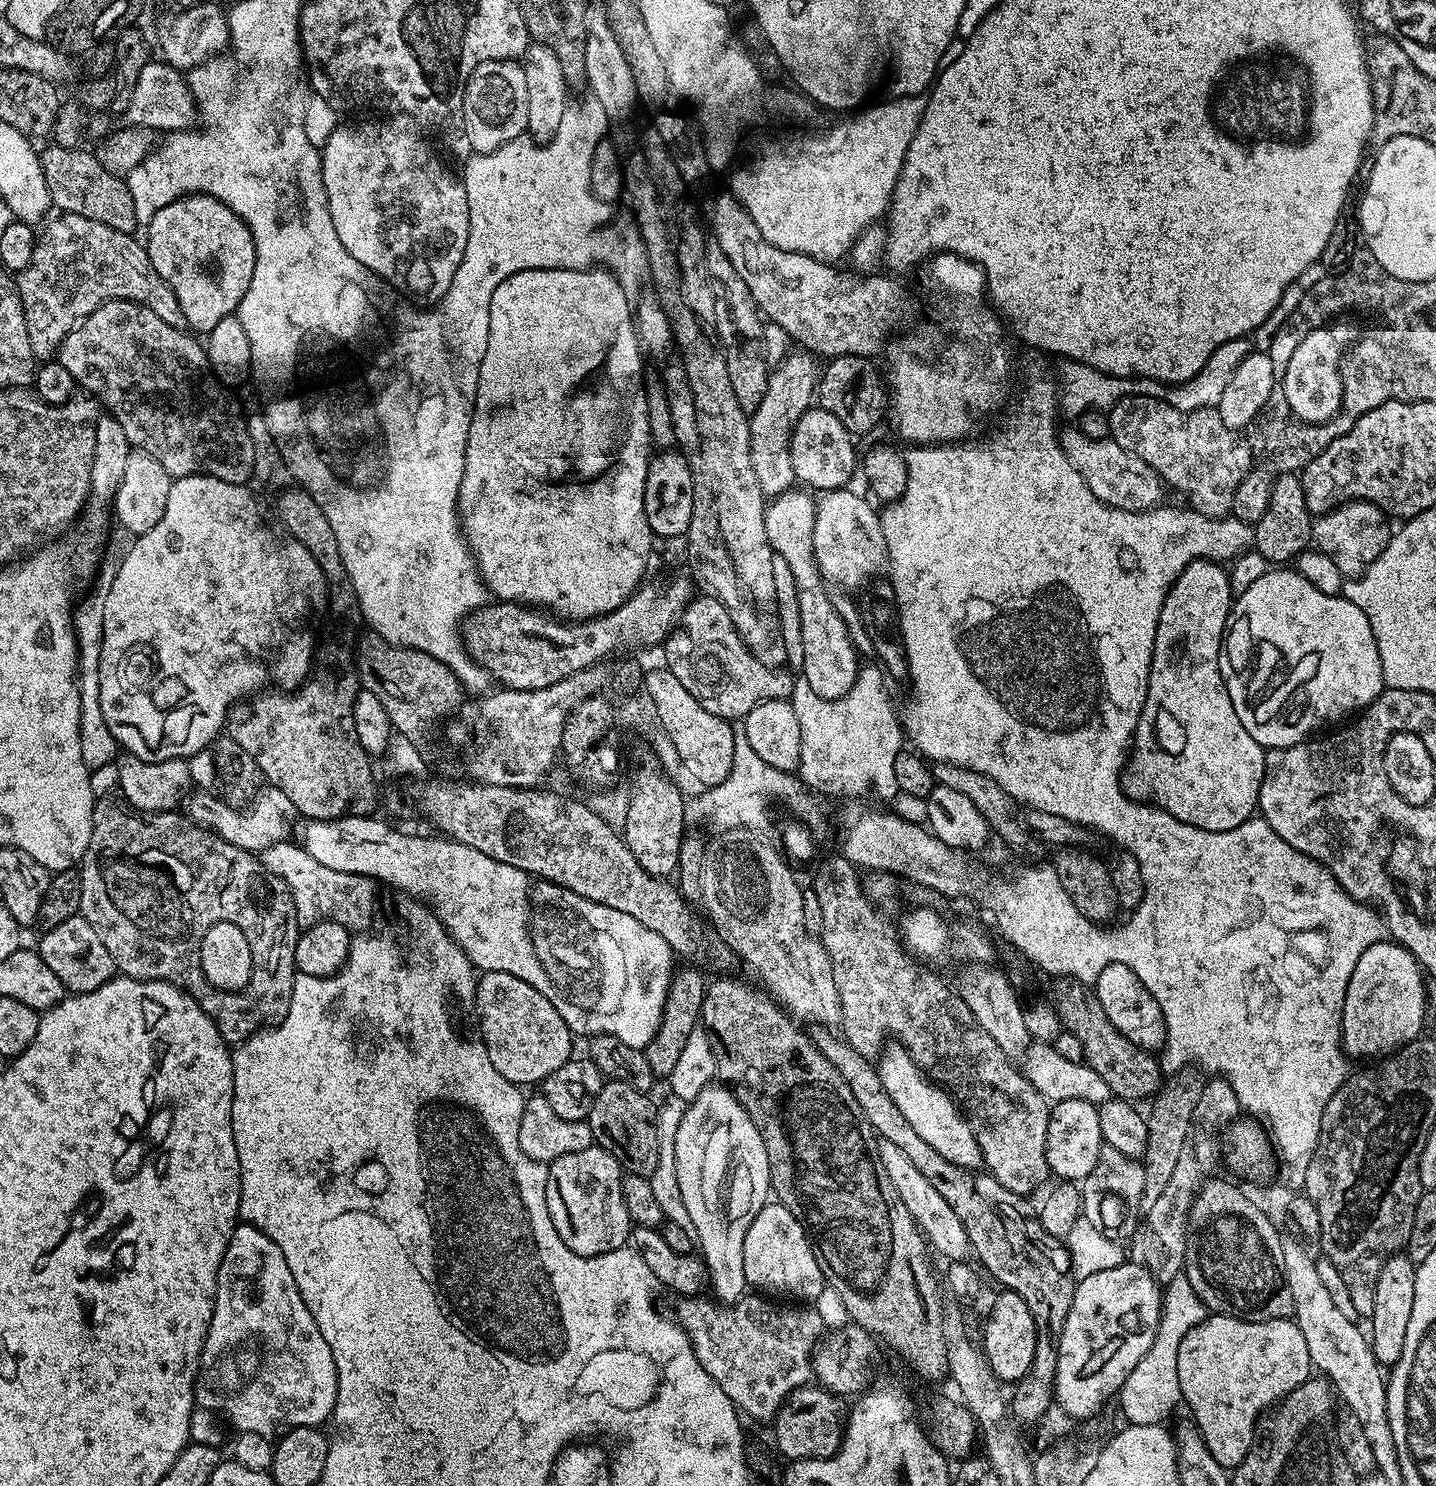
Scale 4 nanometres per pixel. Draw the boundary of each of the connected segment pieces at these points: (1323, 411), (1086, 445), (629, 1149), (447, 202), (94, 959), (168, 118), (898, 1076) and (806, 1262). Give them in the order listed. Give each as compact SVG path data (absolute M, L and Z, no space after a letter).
M1329 322L1306 334L1290 357L1290 364L1282 379L1282 399L1287 411L1301 425L1327 424L1341 411L1336 405L1336 392L1344 392L1338 365L1344 353L1361 339L1362 332L1352 324L1340 323L1344 322Z
M1076 428L1063 429L1060 432L1060 445L1070 458L1070 466L1082 474L1086 486L1090 486L1090 494L1098 498L1104 504L1114 506L1118 510L1130 510L1131 512L1149 512L1161 503L1160 500L1166 493L1165 485L1160 475L1154 471L1142 458L1130 454L1130 450L1122 450L1118 442L1111 438L1095 440Z
M608 1080L598 1090L594 1106L590 1106L587 1122L592 1131L593 1141L612 1155L624 1172L650 1177L654 1174L659 1158L659 1136L657 1105L652 1105L651 1095L626 1086L626 1082Z
M392 114L387 117L389 120L368 120L365 124L344 124L341 123L330 134L326 146L320 153L322 162L322 182L326 190L326 202L330 210L330 218L334 222L334 230L338 230L338 242L346 246L346 250L362 266L366 266L374 274L378 274L392 288L395 288L401 296L407 298L417 306L431 306L437 304L450 290L454 270L458 270L458 262L462 262L462 254L466 250L466 242L470 234L470 206L466 198L463 179L452 177L452 172L432 153L432 148L427 144L425 133L416 121L409 116Z
M84 916L67 918L66 922L47 929L44 934L38 945L40 957L44 959L46 966L50 966L50 970L54 970L54 974L58 974L69 993L98 990L98 986L117 975L114 958L110 958L110 952L106 950L106 946L102 946L102 938L98 938L94 926L90 926Z
M149 59L148 64L142 66L131 89L132 97L127 110L122 114L125 125L151 130L157 134L167 134L183 132L197 123L196 99L192 96L185 73L179 68L165 64L163 59Z
M903 1046L885 1047L878 1057L878 1071L882 1078L882 1086L886 1086L886 1094L894 1098L894 1106L902 1110L906 1122L914 1126L914 1131L946 1162L954 1162L962 1168L976 1170L981 1167L980 1147L978 1146L972 1128L955 1100L944 1091L938 1084L932 1083L925 1076L924 1071L914 1062L914 1058Z
M779 1202L765 1204L758 1218L754 1218L750 1230L746 1230L746 1242L742 1246L742 1270L746 1270L749 1289L776 1298L793 1296L796 1302L816 1302L812 1300L826 1292L816 1249L812 1247L802 1221L794 1218L794 1214L790 1214L790 1210Z

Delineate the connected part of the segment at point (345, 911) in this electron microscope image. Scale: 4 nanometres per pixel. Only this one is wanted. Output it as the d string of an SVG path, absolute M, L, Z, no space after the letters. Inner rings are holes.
M292 843L271 844L259 853L258 859L265 872L277 876L292 895L296 920L301 929L313 928L323 920L338 922L349 930L371 929L368 927L372 924L372 911L376 908L377 885L367 876L330 870L330 866L322 866L322 862L310 858L308 851L299 843Z

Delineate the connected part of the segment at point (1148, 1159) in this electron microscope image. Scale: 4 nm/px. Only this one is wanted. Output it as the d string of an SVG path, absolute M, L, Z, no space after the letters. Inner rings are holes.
M1181 1070L1171 1077L1172 1081L1165 1083L1151 1101L1150 1109L1146 1112L1148 1133L1146 1134L1145 1152L1142 1157L1144 1165L1144 1199L1145 1205L1150 1205L1161 1194L1170 1179L1170 1174L1177 1165L1178 1154L1181 1153L1182 1142L1185 1141L1191 1114L1202 1094L1205 1081L1195 1071Z

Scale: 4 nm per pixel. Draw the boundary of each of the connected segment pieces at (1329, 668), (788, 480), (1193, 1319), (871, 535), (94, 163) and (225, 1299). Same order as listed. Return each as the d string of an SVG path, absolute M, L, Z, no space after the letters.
M1276 566L1268 571L1272 572L1254 577L1244 593L1233 599L1222 645L1226 658L1220 661L1234 711L1250 738L1266 750L1301 744L1315 733L1315 728L1369 708L1385 689L1382 658L1378 658L1378 642L1374 642L1370 618L1344 595L1322 594L1318 586L1310 586L1291 567Z
M792 350L775 365L768 373L766 394L756 411L751 413L748 425L750 426L750 466L754 466L754 475L758 478L758 486L765 498L773 498L793 487L796 475L794 466L790 462L790 438L798 418L807 408L813 407L814 397L818 392L818 364L813 353L807 350Z
M1181 1274L1169 1284L1163 1285L1158 1334L1154 1334L1154 1342L1150 1342L1150 1350L1146 1350L1138 1366L1130 1370L1130 1378L1126 1378L1118 1393L1119 1415L1128 1424L1138 1426L1159 1424L1167 1421L1167 1416L1176 1407L1181 1407L1178 1346L1182 1346L1182 1338L1186 1338L1186 1334L1190 1334L1190 1330L1194 1330L1194 1326L1208 1319L1209 1315L1210 1309L1202 1302L1202 1298L1198 1298L1198 1294L1194 1294L1194 1286L1190 1286L1190 1278Z
M845 486L821 492L815 501L813 556L823 579L840 590L871 585L877 579L875 576L885 571L888 562L880 512L872 509L871 499L863 500L852 490Z
M53 143L50 148L41 151L40 162L45 174L46 186L49 187L49 198L61 213L73 212L82 214L94 222L102 222L119 232L129 234L137 231L134 214L134 198L130 198L130 190L125 177L110 174L106 166L102 166L99 155L83 152L83 147L63 148Z
M237 1223L226 1246L222 1266L218 1266L216 1305L202 1346L200 1369L196 1371L195 1403L201 1409L215 1410L216 1400L232 1400L236 1420L244 1424L240 1432L247 1428L272 1428L276 1437L276 1428L287 1428L290 1432L296 1427L323 1425L323 1420L331 1417L337 1394L334 1354L302 1302L294 1274L290 1274L290 1266L286 1266L286 1258L282 1258L282 1250L253 1224Z

